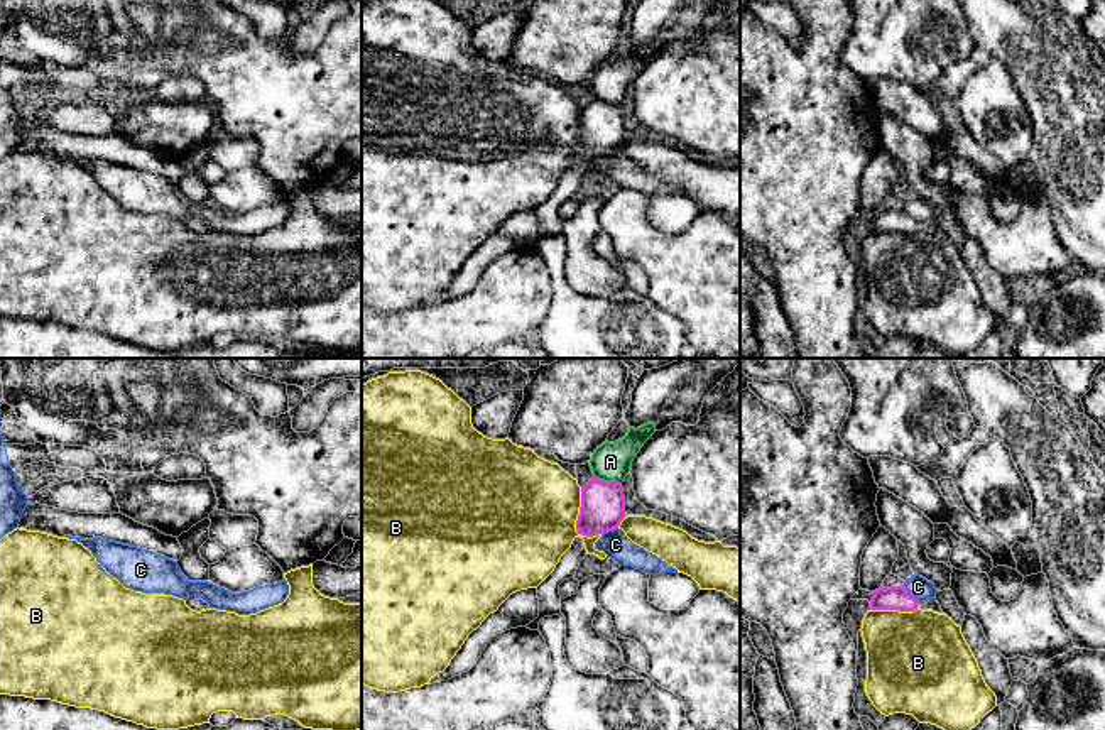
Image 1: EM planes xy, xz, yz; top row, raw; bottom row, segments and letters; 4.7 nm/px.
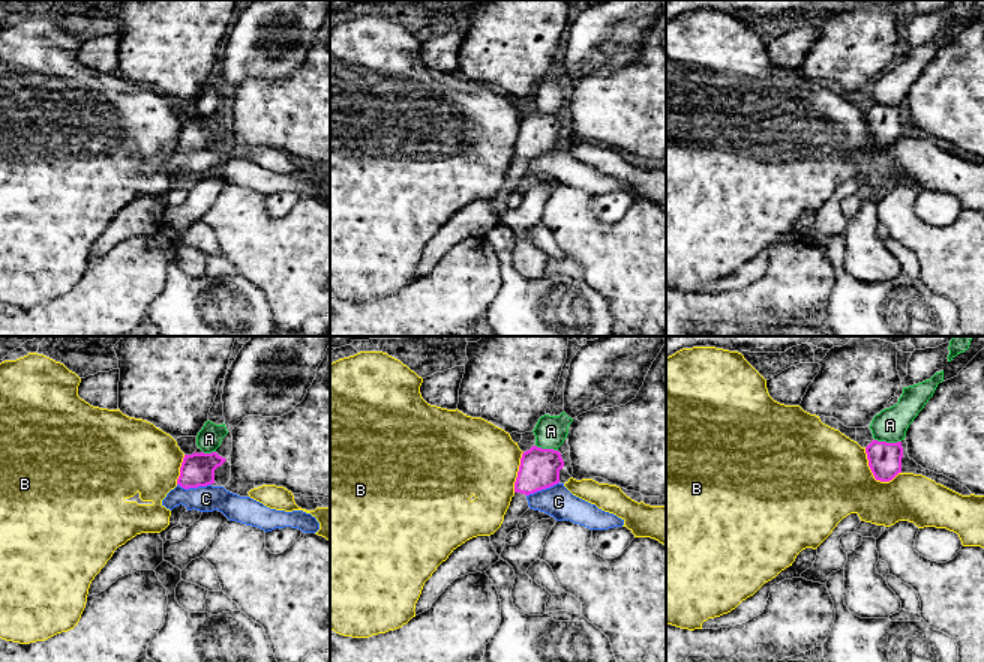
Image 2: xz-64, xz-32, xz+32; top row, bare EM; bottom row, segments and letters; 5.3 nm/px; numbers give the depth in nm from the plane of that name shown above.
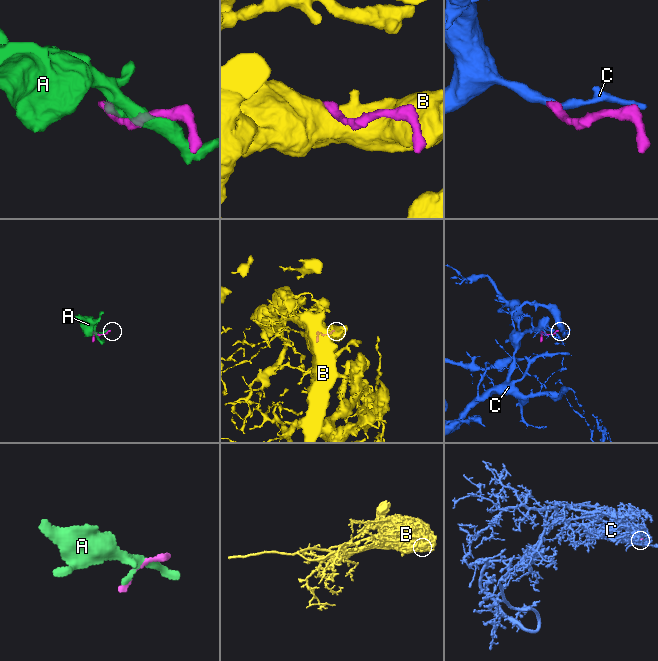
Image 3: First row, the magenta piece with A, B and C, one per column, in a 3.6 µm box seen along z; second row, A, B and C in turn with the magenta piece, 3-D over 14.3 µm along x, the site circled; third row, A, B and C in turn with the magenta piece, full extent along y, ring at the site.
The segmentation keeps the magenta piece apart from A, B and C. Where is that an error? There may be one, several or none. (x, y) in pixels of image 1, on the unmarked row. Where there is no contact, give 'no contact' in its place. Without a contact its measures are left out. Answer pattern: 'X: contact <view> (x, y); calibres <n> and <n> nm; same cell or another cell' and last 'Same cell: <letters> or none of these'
A: contact xz (609, 103); calibres 220 and 190 nm; another cell
B: contact xz (578, 139); calibres 220 and 480 nm; another cell
C: contact yz (908, 215); calibres 110 and 110 nm; another cell
Same cell: none of these

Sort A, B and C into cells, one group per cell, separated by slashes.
A / B / C

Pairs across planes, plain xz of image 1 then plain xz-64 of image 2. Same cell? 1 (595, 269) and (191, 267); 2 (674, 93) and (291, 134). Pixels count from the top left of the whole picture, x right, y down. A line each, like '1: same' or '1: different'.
1: same
2: same

